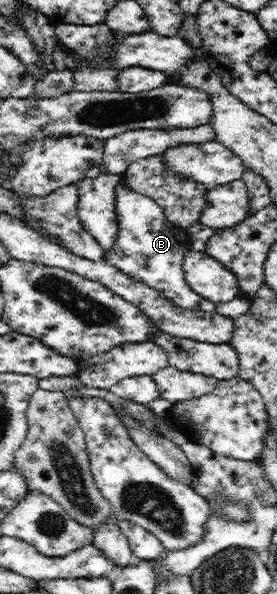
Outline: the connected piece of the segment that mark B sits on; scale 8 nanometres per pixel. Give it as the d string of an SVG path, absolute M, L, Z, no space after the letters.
M123 180L115 187L114 195L118 231L115 244L104 255L107 263L163 293L181 308L214 310L214 304L195 294L183 277L181 261L183 255L192 249L187 229L169 221L163 209L151 197L131 190Z

